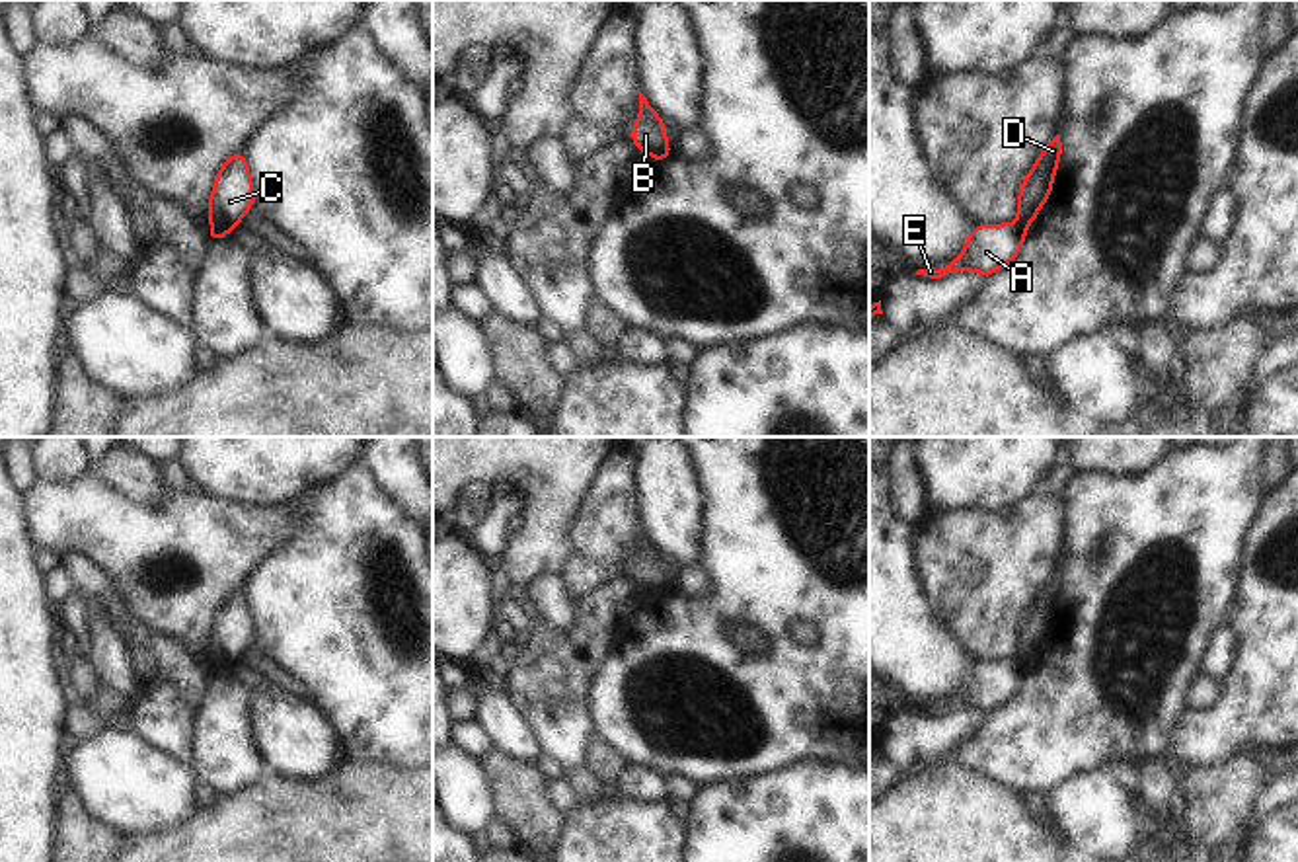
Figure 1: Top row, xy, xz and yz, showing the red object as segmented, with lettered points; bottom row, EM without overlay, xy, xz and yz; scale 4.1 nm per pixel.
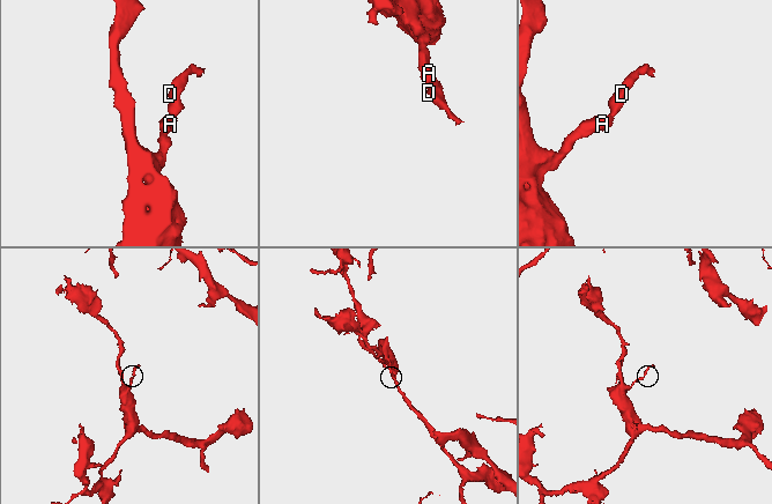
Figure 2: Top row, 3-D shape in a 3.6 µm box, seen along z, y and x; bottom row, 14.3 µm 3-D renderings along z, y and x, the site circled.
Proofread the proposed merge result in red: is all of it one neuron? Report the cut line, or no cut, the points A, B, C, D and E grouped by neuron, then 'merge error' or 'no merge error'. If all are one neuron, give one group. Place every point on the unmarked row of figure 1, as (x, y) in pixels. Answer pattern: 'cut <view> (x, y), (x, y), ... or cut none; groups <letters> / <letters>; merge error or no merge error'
cut xy (213, 660), (229, 666); groups A B E / C D; merge error

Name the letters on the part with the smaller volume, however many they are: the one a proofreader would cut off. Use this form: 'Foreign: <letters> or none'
Foreign: C, D.

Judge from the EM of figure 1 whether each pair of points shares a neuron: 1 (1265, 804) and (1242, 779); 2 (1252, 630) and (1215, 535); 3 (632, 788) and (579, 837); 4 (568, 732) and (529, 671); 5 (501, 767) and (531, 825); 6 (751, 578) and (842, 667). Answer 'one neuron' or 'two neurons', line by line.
1: two neurons
2: two neurons
3: two neurons
4: one neuron
5: one neuron
6: one neuron

